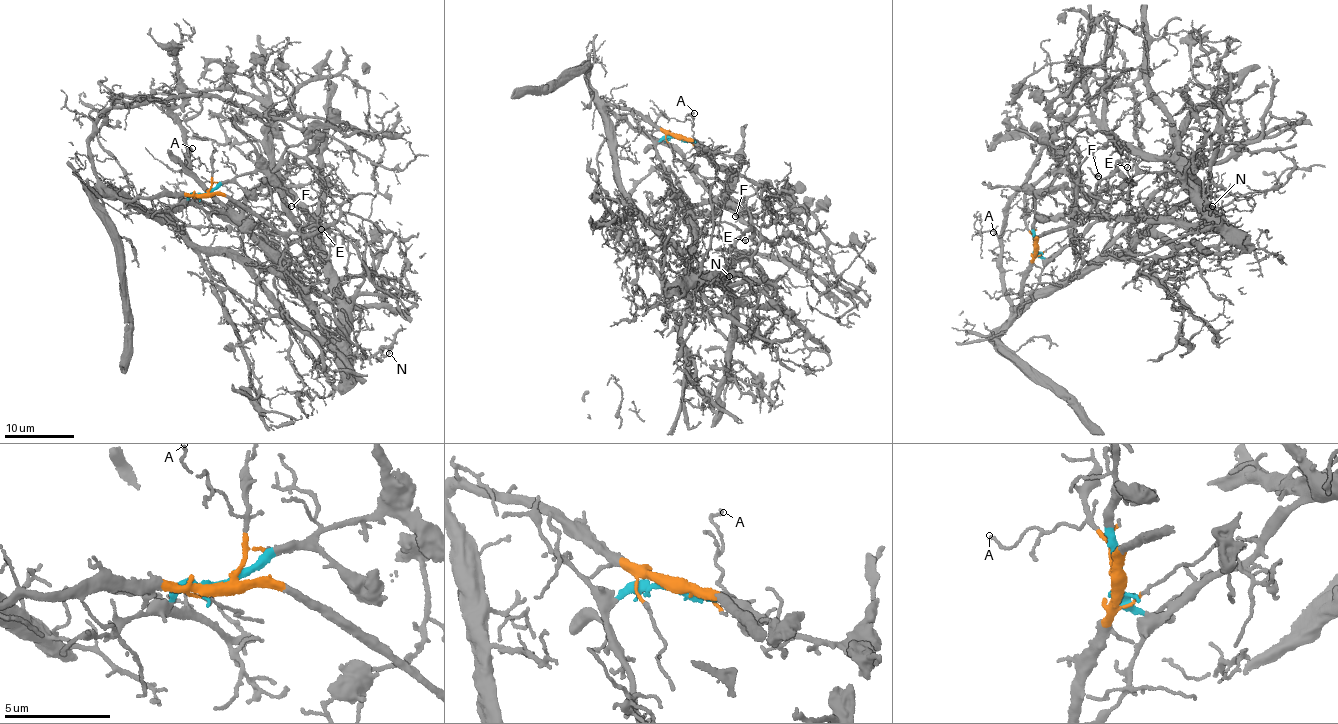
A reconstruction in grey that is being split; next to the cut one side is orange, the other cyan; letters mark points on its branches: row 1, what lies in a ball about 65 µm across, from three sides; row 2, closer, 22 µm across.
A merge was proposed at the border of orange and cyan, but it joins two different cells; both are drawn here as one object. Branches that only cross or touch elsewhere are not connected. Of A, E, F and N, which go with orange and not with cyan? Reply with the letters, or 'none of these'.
A, E, F

